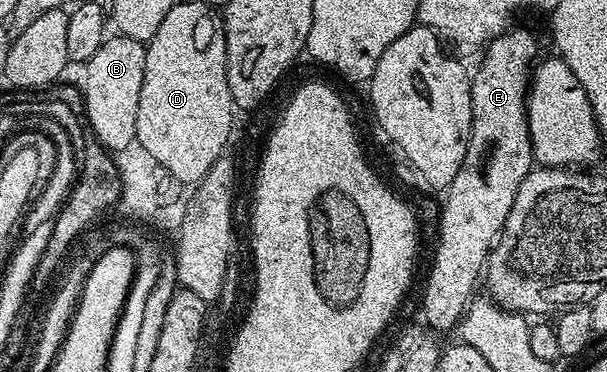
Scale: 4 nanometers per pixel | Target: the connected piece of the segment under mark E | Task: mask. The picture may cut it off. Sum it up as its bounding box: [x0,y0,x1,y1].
[420,29,539,329]

